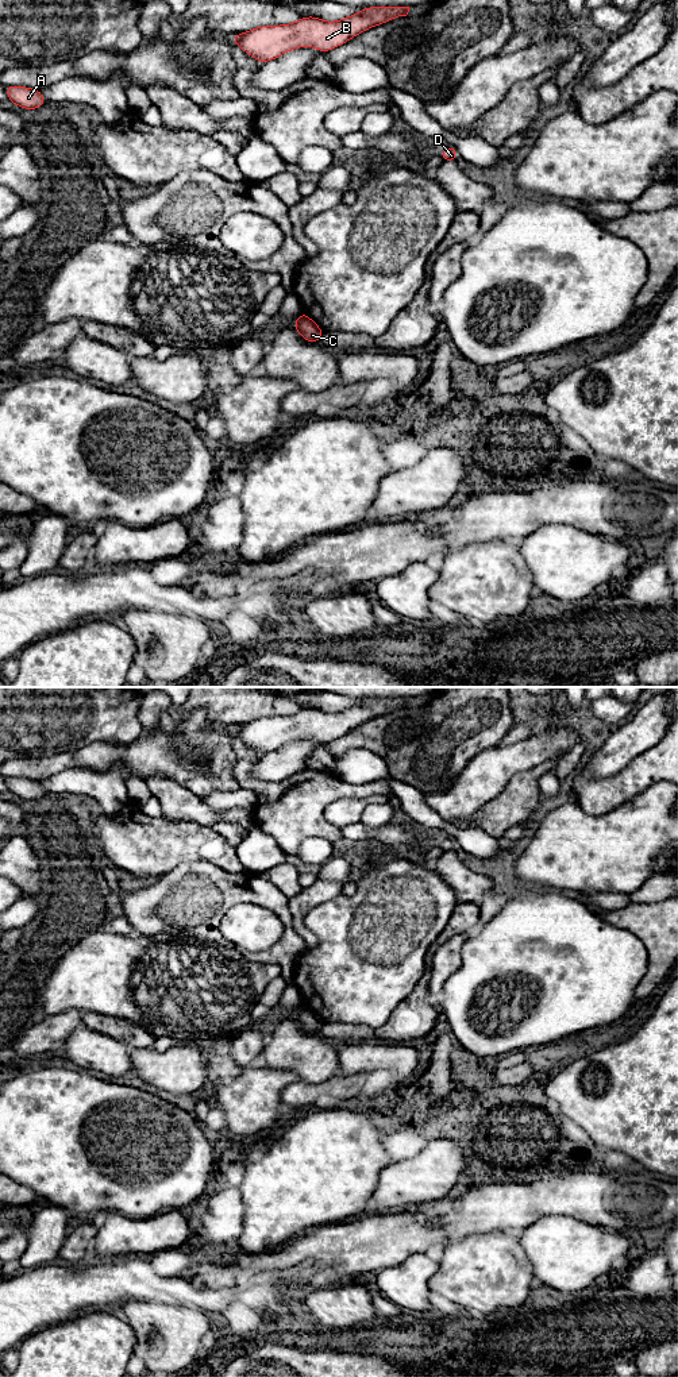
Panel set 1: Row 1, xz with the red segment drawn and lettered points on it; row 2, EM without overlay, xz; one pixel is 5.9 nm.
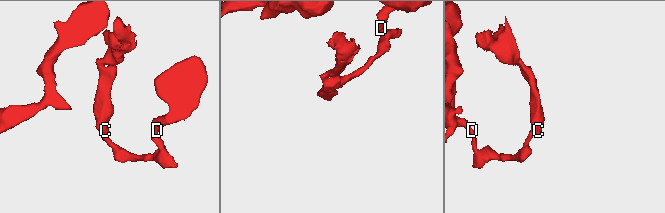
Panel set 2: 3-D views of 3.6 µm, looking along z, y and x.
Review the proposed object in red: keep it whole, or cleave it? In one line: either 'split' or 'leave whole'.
split

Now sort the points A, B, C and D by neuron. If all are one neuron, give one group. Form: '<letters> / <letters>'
A B D / C

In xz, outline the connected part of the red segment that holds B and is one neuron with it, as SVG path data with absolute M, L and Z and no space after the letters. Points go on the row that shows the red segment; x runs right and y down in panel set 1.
M367 7L336 22L305 16L292 24L261 26L234 35L231 40L261 63L266 63L305 46L328 53L365 30L407 16L408 12L409 7Z

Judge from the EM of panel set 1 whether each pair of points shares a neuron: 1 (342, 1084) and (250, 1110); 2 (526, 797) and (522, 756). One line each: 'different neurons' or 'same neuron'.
1: same neuron
2: different neurons

